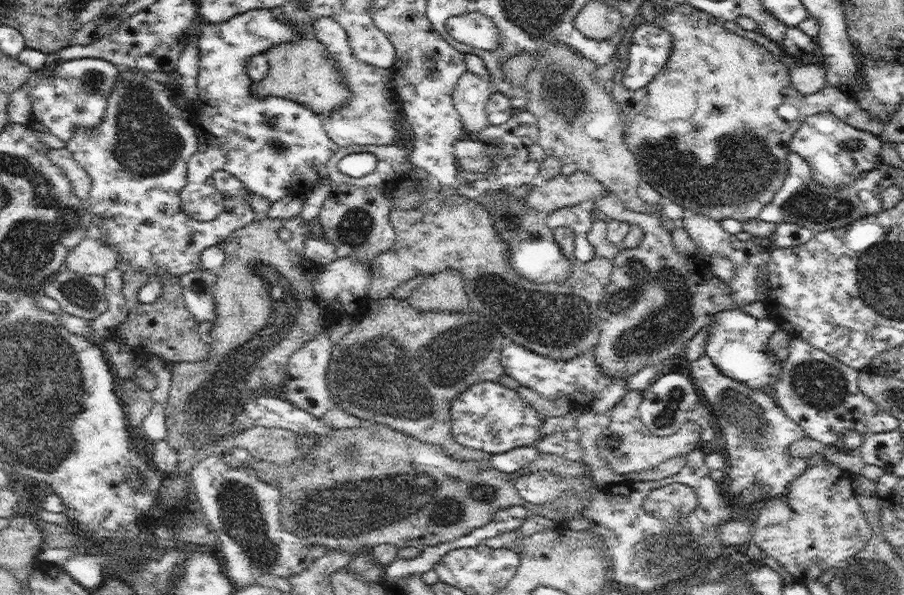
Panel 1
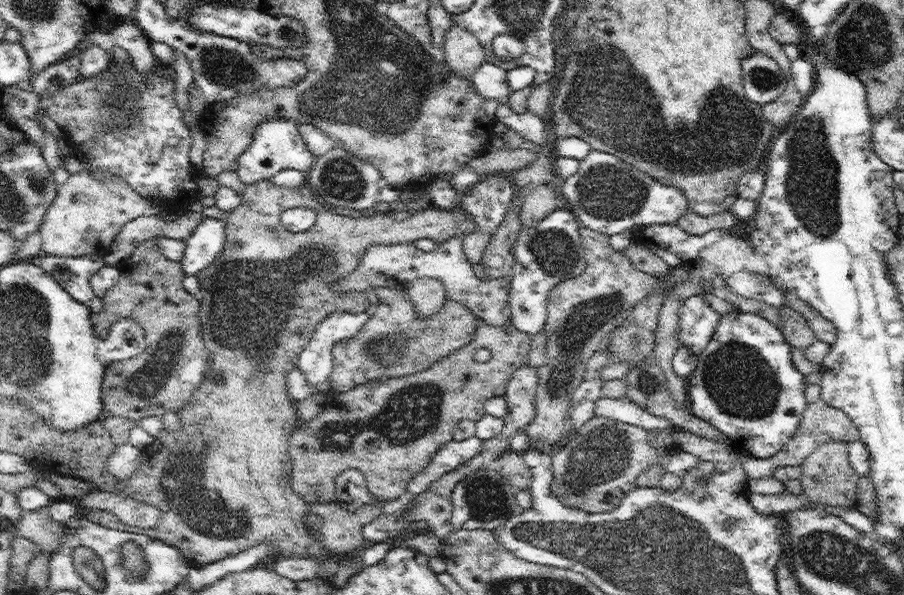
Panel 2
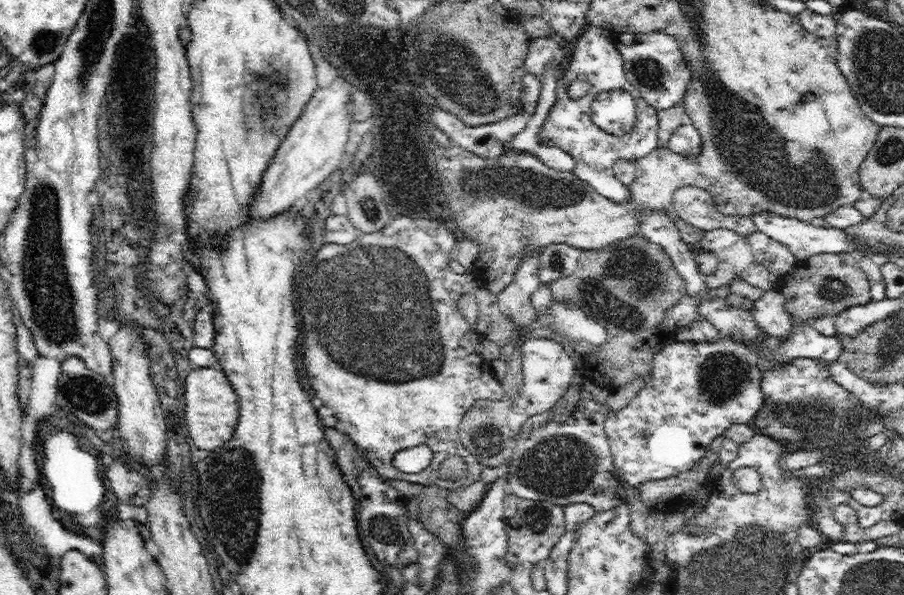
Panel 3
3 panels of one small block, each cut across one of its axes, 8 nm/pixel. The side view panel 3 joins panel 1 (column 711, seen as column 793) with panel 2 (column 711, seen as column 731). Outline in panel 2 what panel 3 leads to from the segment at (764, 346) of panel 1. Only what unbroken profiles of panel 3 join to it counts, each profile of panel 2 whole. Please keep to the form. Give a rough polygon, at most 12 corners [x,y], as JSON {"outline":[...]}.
{"outline":[[722,316],[686,378],[690,411],[774,456],[807,407],[782,331]]}

